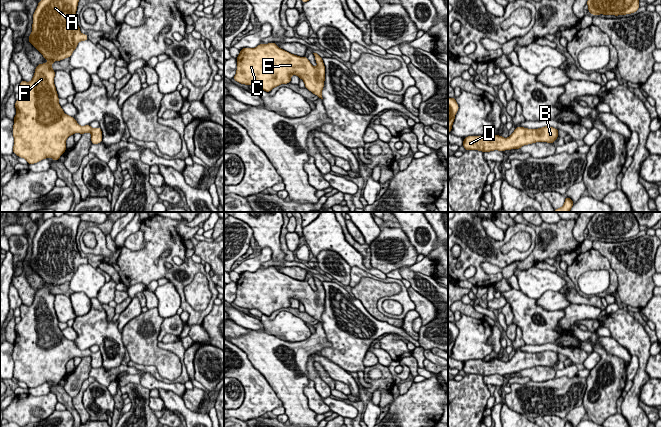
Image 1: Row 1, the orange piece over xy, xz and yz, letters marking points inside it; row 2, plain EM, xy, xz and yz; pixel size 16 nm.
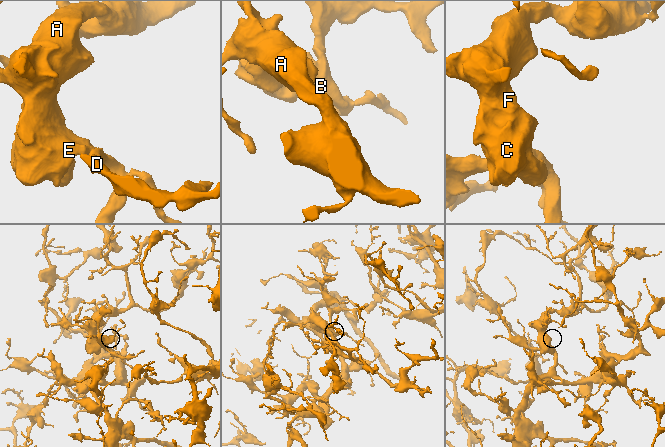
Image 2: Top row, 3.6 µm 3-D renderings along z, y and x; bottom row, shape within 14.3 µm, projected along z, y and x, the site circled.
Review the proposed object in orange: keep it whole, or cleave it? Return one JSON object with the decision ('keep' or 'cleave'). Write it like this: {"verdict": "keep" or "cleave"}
{"verdict": "keep"}

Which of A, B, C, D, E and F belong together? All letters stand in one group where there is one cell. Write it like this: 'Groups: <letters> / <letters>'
Groups: A B C D E F

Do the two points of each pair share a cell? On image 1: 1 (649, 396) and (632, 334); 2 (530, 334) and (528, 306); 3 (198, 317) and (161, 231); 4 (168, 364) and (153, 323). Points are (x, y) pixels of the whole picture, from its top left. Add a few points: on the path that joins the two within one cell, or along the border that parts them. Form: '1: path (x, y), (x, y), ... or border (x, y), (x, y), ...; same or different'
1: border (650, 378), (641, 387), (639, 400); different
2: path (530, 327), (528, 313); same
3: path (182, 296), (180, 286), (161, 267), (158, 253); same
4: path (158, 354), (152, 348), (152, 333); same

